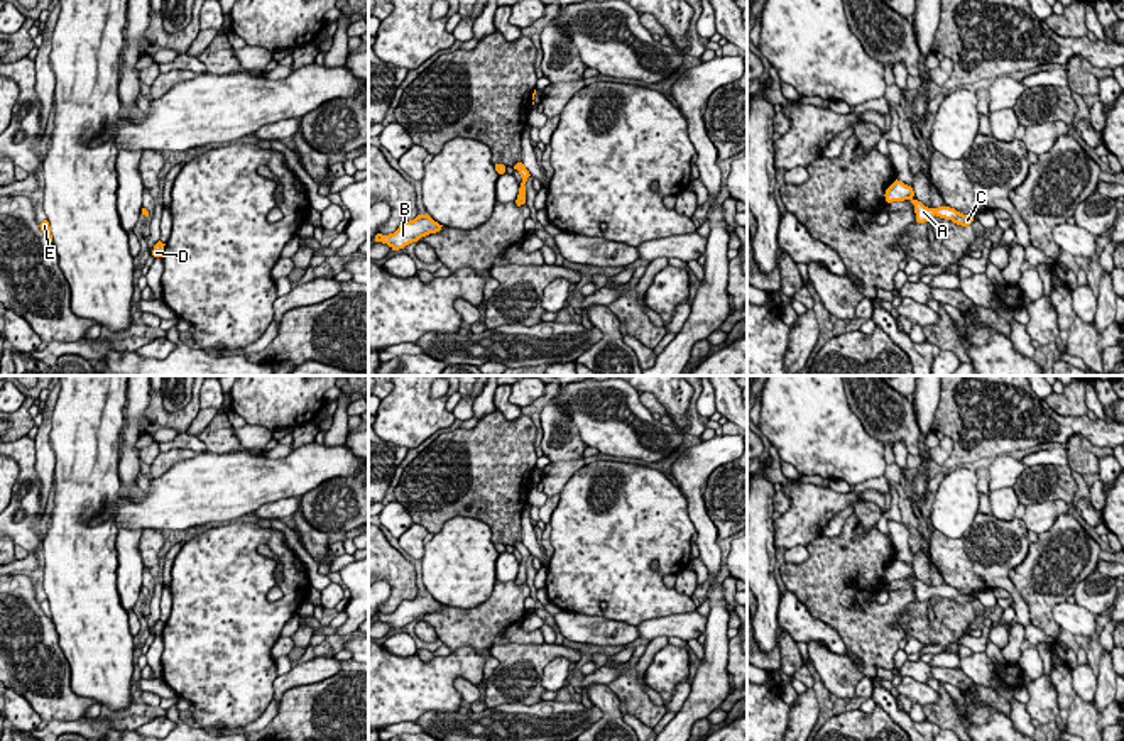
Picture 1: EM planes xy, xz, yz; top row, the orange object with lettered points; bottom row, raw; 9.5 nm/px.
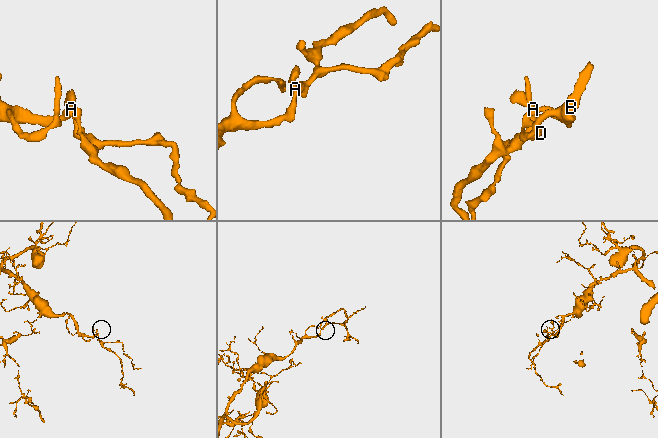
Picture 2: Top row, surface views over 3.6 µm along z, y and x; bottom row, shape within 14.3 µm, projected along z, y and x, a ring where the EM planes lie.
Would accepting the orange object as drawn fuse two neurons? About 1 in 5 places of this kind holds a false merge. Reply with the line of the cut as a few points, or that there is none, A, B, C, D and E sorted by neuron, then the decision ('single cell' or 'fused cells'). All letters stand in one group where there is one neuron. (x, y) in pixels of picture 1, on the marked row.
no cut; A B C D E; single cell

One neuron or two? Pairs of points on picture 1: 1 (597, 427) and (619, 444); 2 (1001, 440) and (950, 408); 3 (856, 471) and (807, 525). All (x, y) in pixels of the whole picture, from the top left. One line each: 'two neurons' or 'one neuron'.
1: one neuron
2: one neuron
3: two neurons

